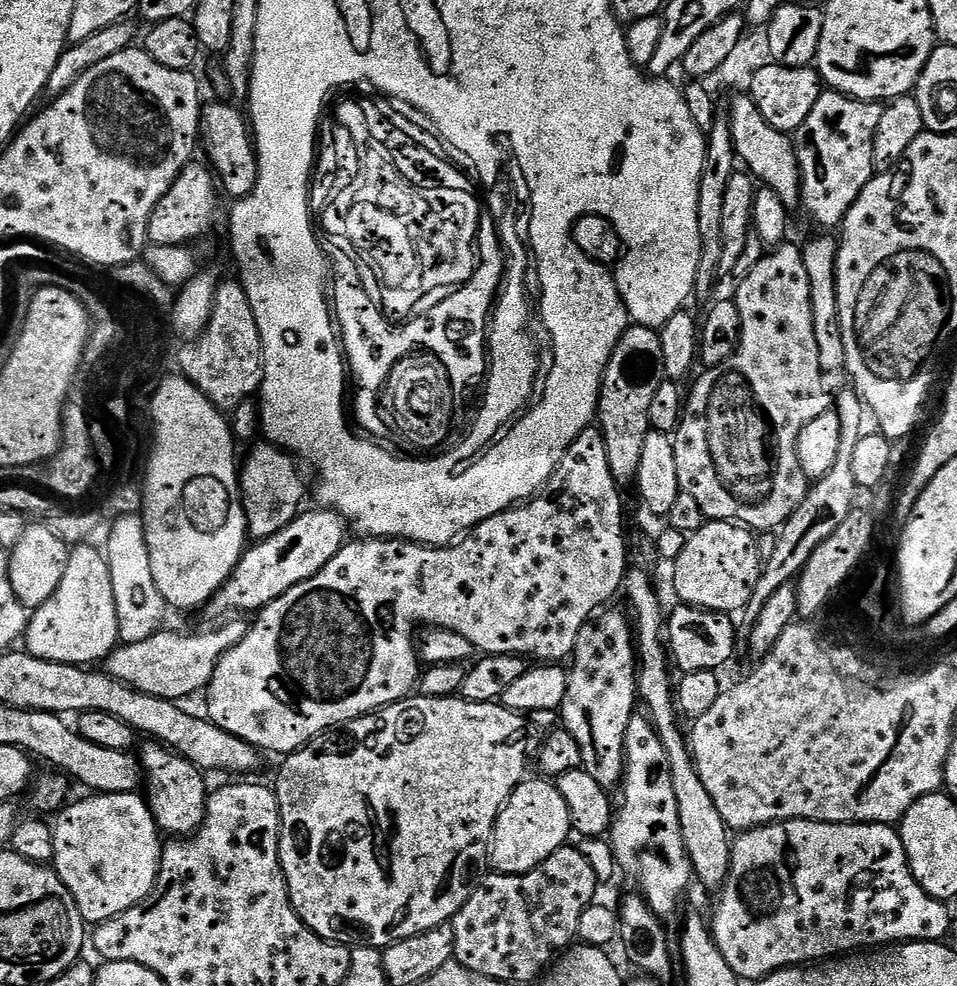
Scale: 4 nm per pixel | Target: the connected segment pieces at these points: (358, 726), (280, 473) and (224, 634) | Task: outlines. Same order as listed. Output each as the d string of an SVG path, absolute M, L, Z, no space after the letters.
M413 694L397 704L389 704L387 708L381 708L379 712L370 712L367 716L359 716L331 732L325 732L323 736L318 736L311 740L305 748L299 748L298 751L285 755L283 757L284 765L280 768L280 773L276 776L274 791L276 797L280 800L280 864L284 868L284 877L288 883L288 893L292 899L294 910L299 914L300 921L304 927L321 936L323 940L333 942L359 942L361 945L368 945L372 948L386 949L399 940L414 938L423 932L429 932L435 928L440 928L443 924L449 923L466 906L466 902L472 897L481 880L485 879L486 873L490 868L490 849L492 847L492 831L496 829L496 820L500 817L500 812L504 809L504 803L508 800L508 795L525 779L524 763L528 760L528 732L530 733L530 724L521 713L512 712L505 708L503 703L495 704L475 704L463 698L453 698L450 696L426 696L423 694Z
M261 442L241 465L240 496L244 516L247 519L248 533L255 541L265 540L285 529L296 520L303 509L306 484L296 466L295 457L277 445Z
M229 619L213 632L196 632L193 636L179 636L176 632L161 630L138 644L121 643L116 651L108 655L106 671L139 692L184 702L187 696L207 689L222 657L244 640L249 625L240 620L243 619Z

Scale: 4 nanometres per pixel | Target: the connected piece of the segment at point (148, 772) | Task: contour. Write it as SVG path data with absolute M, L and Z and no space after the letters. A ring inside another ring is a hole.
M148 742L148 745L138 752L138 759L144 766L148 809L152 811L156 827L161 833L172 838L188 838L199 832L208 812L210 795L210 787L208 788L207 782L204 781L205 773L185 756L159 742Z

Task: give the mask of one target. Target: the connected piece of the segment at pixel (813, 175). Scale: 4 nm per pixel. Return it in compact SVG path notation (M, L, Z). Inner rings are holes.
M831 90L821 91L818 102L814 102L814 110L810 110L810 118L806 118L806 122L802 122L802 126L794 133L794 143L796 145L796 157L800 163L800 177L802 178L802 212L805 212L814 223L817 224L817 229L833 230L839 229L844 222L844 215L850 210L850 206L854 206L854 202L858 198L858 194L866 187L874 175L874 165L872 155L874 154L874 134L878 130L878 121L884 113L884 104L873 102L871 100L855 100L853 96L843 96L841 92L833 92Z

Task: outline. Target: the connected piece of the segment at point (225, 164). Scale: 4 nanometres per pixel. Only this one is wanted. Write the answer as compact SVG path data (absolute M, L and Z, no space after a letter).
M205 103L200 114L202 152L208 155L207 163L218 179L219 187L223 191L225 188L232 195L233 201L242 200L250 195L258 182L254 137L245 113L241 112L228 104Z

